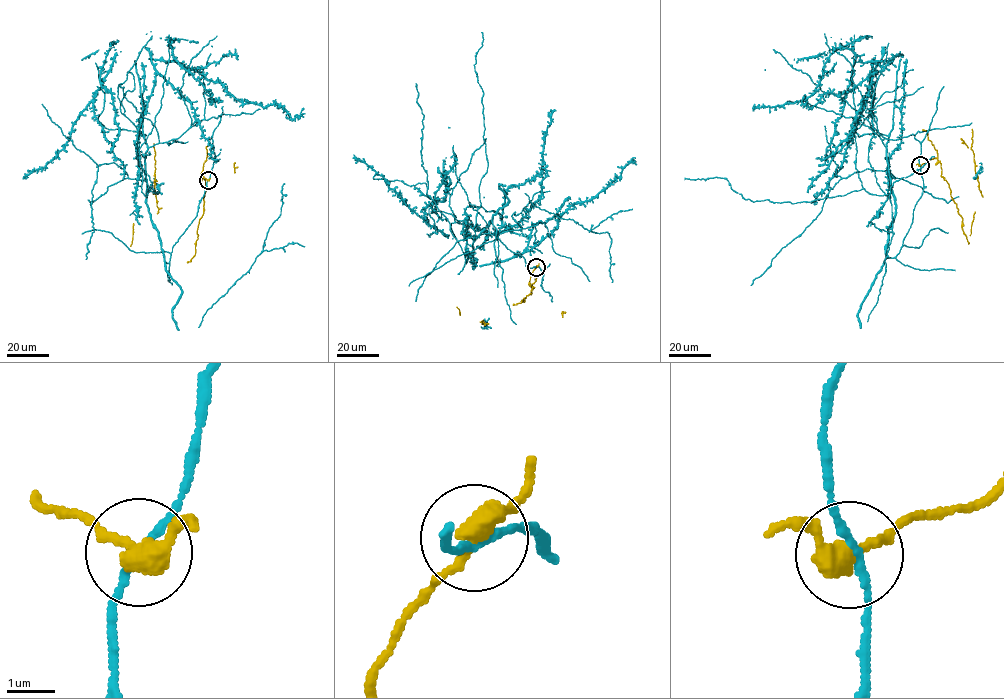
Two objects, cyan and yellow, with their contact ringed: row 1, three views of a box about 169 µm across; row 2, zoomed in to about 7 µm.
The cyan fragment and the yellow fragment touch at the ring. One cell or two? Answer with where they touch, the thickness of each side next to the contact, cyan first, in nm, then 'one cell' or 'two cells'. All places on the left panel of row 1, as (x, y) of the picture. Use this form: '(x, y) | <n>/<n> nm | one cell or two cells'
(208, 180) | 150/400 nm | two cells

